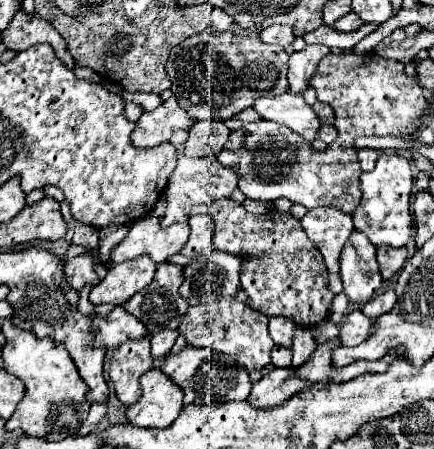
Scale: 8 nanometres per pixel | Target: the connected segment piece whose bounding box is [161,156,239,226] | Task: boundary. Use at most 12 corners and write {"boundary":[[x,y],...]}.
{"boundary":[[179,156],[161,226],[187,222],[195,204],[229,198],[235,170]]}

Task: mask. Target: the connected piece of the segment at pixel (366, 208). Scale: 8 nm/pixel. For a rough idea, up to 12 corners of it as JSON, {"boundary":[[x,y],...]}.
{"boundary":[[381,154],[361,174],[357,232],[375,246],[413,236],[411,162]]}

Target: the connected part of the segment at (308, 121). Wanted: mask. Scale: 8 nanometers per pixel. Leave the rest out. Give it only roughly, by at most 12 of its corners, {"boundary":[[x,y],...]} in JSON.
{"boundary":[[303,94],[259,98],[261,118],[279,122],[307,142],[319,136],[319,118]]}

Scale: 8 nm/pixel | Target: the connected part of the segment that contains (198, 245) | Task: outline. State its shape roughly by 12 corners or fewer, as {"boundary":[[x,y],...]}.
{"boundary":[[209,214],[191,216],[187,246],[181,254],[195,258],[211,248],[215,224]]}

